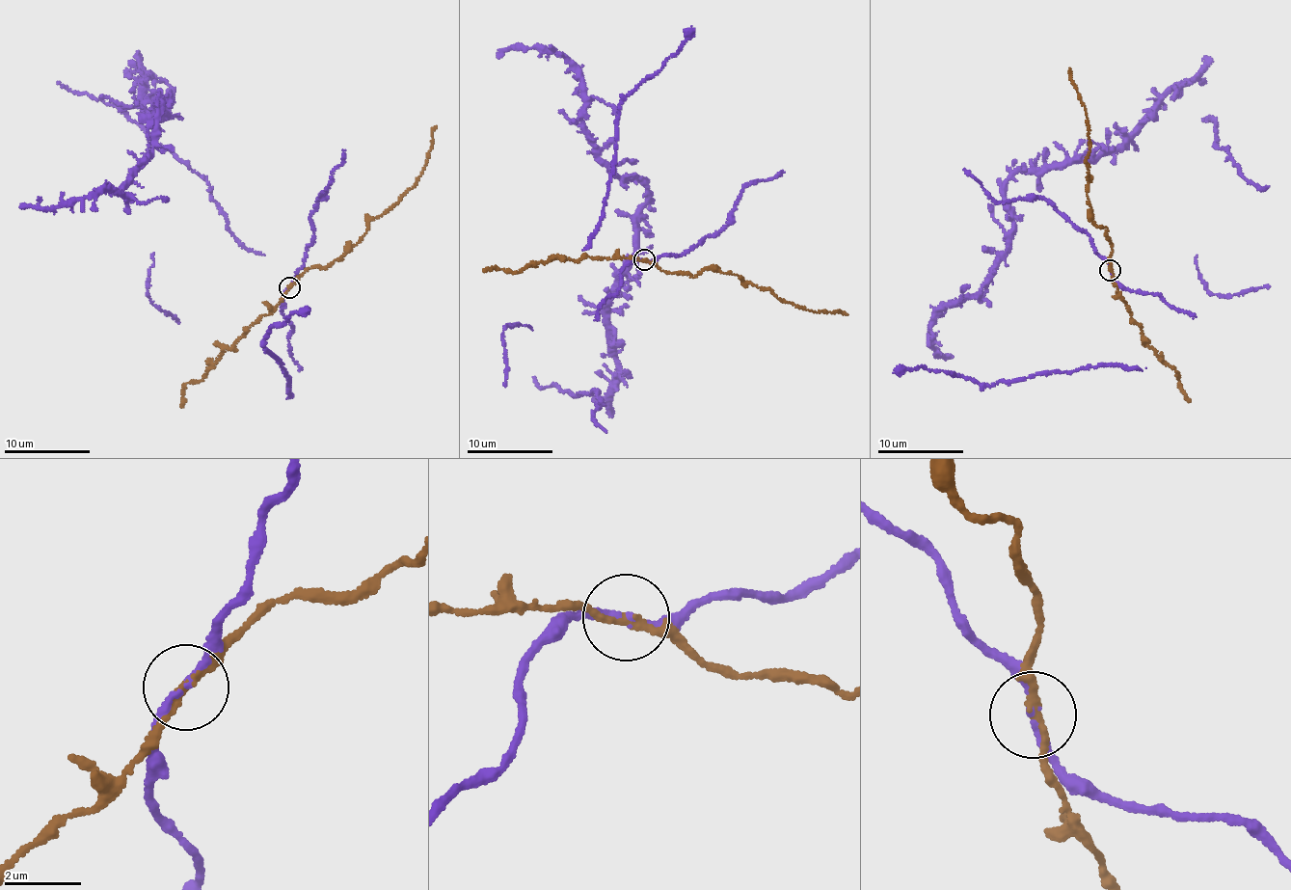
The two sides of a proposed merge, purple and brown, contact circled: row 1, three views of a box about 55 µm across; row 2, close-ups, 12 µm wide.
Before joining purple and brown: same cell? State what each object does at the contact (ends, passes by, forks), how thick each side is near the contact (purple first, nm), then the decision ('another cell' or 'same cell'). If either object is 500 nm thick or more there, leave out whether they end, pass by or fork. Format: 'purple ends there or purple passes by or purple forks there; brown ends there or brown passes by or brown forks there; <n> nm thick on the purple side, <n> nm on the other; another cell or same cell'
purple passes by; brown passes by; 180 nm thick on the purple side, 180 nm on the other; another cell

